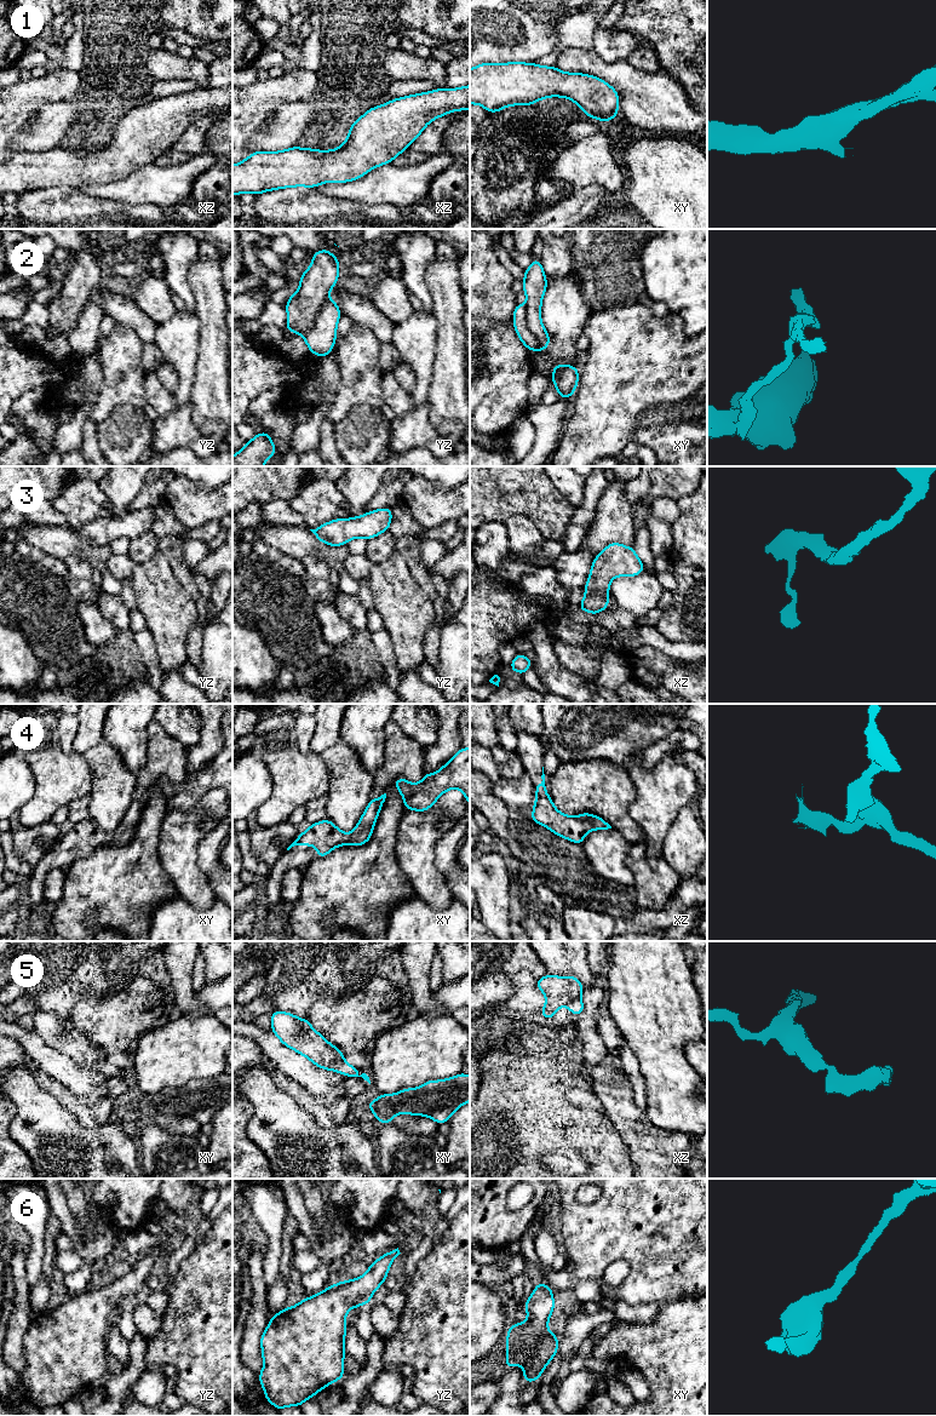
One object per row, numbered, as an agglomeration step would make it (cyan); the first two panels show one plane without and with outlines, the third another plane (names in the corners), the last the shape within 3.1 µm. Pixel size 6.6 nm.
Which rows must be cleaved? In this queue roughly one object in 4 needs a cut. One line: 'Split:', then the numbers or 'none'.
Split: 2, 5

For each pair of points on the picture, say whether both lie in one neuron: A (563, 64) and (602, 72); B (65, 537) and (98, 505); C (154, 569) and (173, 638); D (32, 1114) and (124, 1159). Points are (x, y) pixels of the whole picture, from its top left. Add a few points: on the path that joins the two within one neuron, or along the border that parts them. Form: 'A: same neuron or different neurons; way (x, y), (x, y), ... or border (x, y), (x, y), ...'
A: same neuron; way (573, 64), (592, 64)
B: different neurons; border (44, 525), (65, 526), (72, 529)
C: same neuron; way (155, 586), (170, 609), (170, 621)
D: same neuron; way (55, 1133), (84, 1136), (101, 1153)

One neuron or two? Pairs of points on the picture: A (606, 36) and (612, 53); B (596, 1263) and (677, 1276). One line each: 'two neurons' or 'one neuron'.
A: one neuron
B: one neuron

